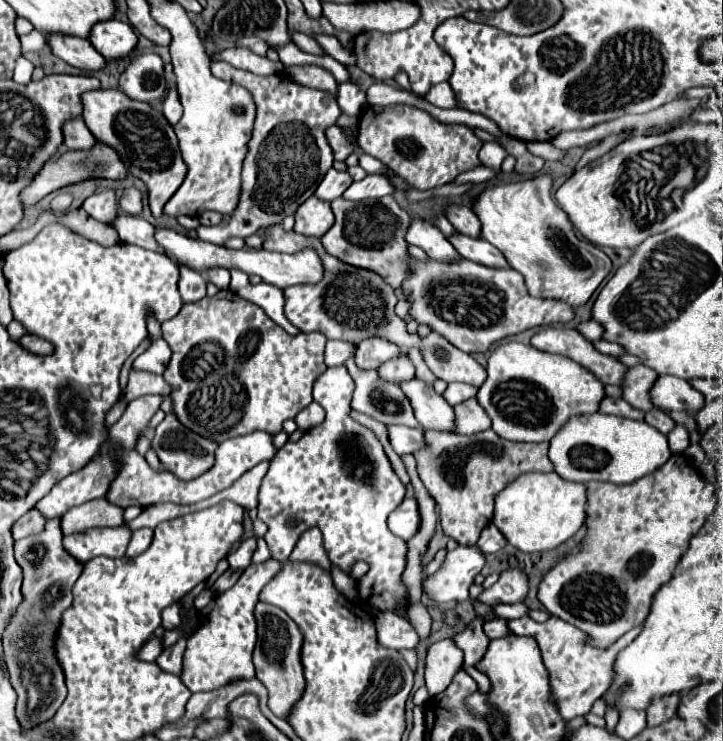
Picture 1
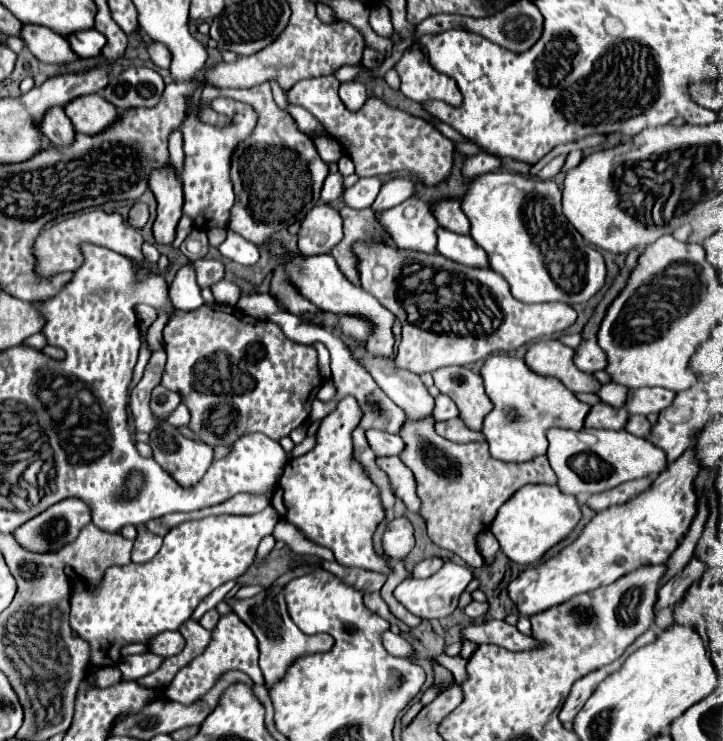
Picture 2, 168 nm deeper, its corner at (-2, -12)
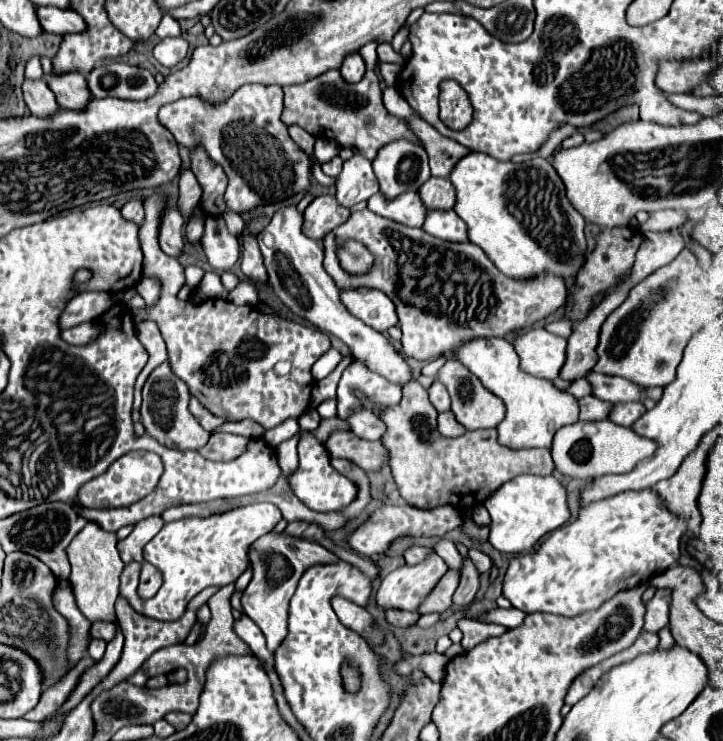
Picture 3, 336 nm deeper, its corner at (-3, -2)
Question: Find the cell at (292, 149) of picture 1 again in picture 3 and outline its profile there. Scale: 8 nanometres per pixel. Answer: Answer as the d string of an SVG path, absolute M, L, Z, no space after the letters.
M248 84L238 88L224 104L212 106L198 98L186 98L160 108L158 120L166 126L174 140L188 148L204 148L212 162L220 164L228 176L228 190L226 190L226 204L234 212L246 212L260 204L270 204L278 200L286 200L300 190L308 190L310 184L310 156L304 154L288 136L288 128L280 120L282 114L282 88L280 86L262 86L262 84Z

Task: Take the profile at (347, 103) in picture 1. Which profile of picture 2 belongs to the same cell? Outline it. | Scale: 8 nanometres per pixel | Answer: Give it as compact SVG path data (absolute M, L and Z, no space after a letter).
M359 80L343 82L341 88L339 88L339 96L341 96L345 108L351 110L351 112L357 112L357 110L367 102L365 86L363 86L363 82L359 82Z

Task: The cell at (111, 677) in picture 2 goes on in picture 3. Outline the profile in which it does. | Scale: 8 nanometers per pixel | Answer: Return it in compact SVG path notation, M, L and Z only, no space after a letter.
M86 656L76 668L72 668L68 674L64 674L64 678L60 678L56 684L52 684L48 690L44 690L40 702L36 704L36 708L32 708L28 714L24 714L24 720L40 722L40 720L44 720L48 714L56 712L56 710L62 706L62 702L68 698L68 694L72 692L72 688L76 686L80 674L82 674L88 666L92 666L92 664L94 664L94 660Z

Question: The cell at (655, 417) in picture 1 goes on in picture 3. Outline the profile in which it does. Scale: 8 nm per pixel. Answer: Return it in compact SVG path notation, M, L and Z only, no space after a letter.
M622 402L622 404L614 404L612 412L608 414L608 420L618 424L618 426L632 426L642 414L646 412L642 402Z

